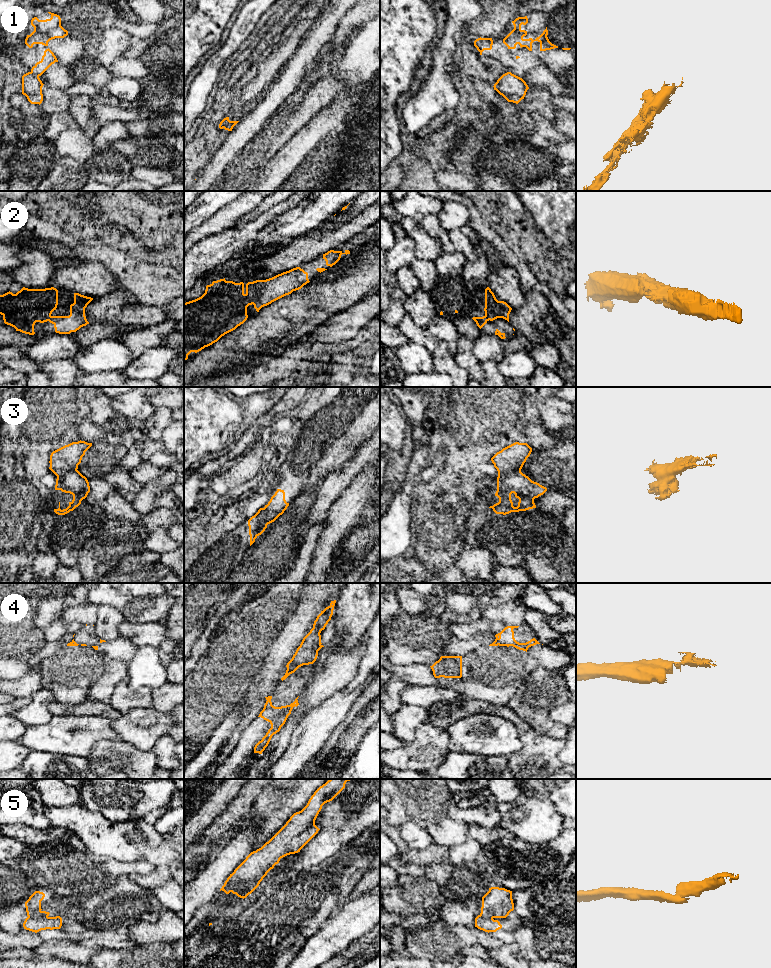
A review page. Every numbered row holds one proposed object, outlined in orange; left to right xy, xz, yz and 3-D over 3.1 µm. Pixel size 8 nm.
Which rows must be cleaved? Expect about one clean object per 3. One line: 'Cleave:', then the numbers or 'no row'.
Cleave: 1, 3, 4, 5

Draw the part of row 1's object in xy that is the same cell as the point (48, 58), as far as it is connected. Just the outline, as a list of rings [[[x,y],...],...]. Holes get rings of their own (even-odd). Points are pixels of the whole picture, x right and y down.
[[[48,48],[44,51],[42,59],[32,67],[30,72],[26,74],[41,76],[55,62],[58,62],[58,60],[54,53]]]

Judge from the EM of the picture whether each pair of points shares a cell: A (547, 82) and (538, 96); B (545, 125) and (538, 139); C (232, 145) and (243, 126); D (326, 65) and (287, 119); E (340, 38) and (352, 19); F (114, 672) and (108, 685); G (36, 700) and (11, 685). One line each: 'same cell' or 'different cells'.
A: different cells
B: same cell
C: same cell
D: same cell
E: same cell
F: same cell
G: different cells

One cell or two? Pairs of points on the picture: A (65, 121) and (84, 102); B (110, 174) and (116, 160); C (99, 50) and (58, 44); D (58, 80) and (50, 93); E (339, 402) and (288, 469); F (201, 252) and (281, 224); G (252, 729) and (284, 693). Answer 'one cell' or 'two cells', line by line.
A: two cells
B: one cell
C: two cells
D: two cells
E: one cell
F: two cells
G: one cell

